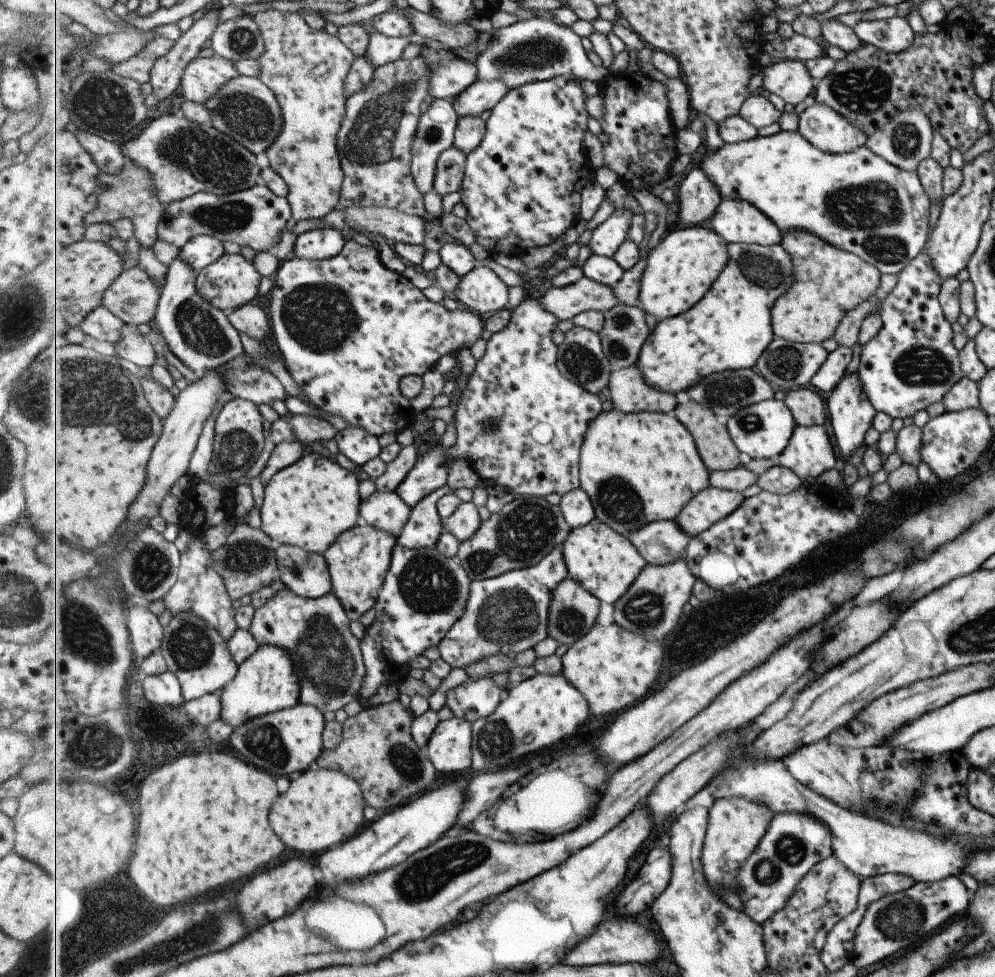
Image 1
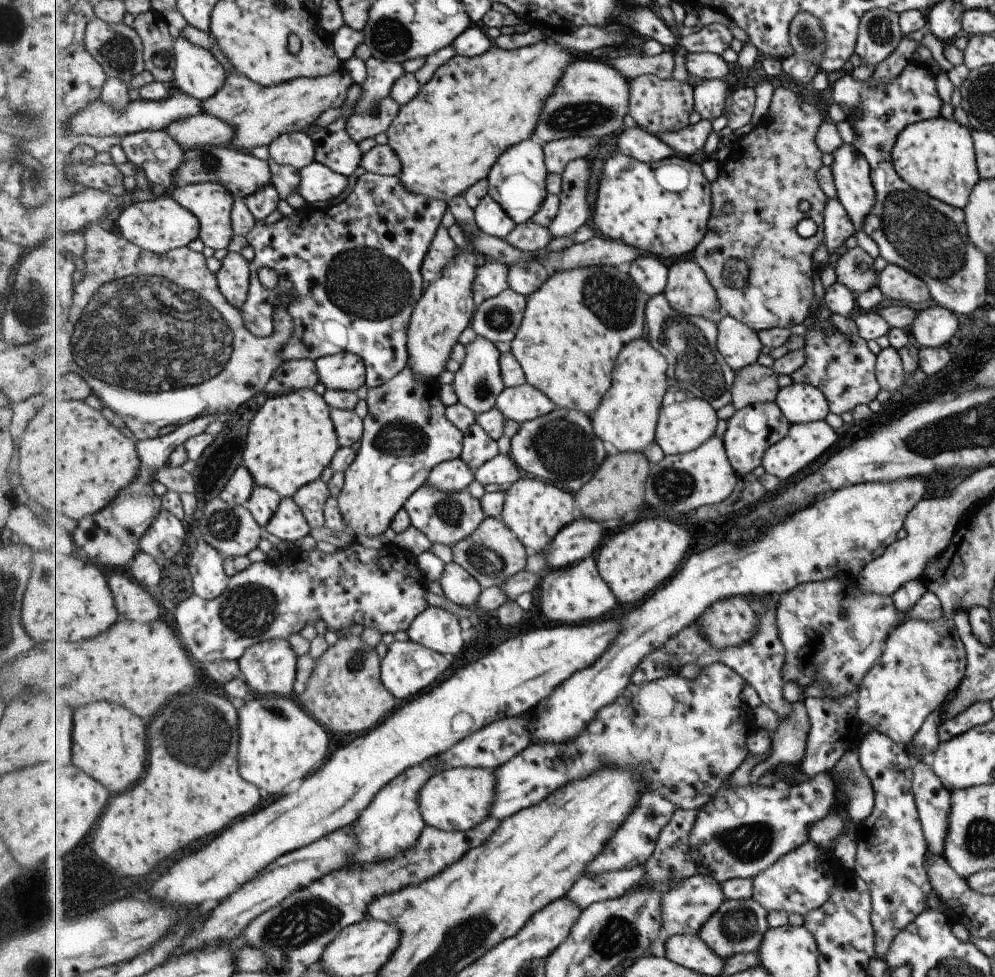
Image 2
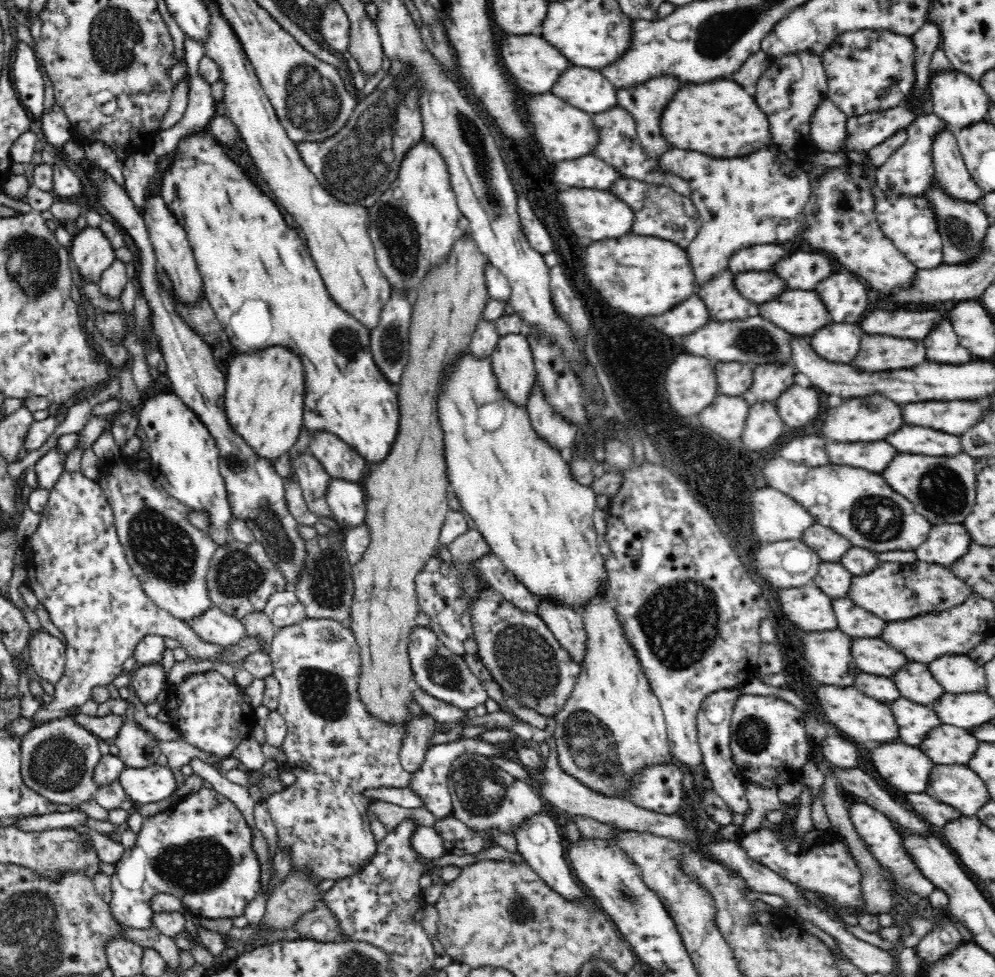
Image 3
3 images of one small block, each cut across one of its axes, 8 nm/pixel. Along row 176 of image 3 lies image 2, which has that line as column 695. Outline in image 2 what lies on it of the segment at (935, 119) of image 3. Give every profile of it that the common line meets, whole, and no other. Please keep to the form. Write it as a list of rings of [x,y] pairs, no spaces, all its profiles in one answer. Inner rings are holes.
[[[695,875],[684,880],[668,892],[664,898],[664,925],[661,934],[652,942],[653,954],[666,954],[666,942],[675,935],[698,934],[700,928],[721,908],[727,900],[722,884],[711,875]]]

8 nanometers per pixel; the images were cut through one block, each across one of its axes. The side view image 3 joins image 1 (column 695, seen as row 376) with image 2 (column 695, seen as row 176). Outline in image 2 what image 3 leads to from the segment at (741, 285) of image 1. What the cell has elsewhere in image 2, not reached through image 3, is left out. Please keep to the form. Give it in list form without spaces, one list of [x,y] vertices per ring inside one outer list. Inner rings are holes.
[[[621,152],[605,160],[602,168],[601,180],[597,190],[597,200],[593,211],[592,220],[601,236],[615,239],[638,248],[645,254],[654,254],[661,258],[679,258],[695,252],[700,242],[708,234],[709,222],[713,217],[714,196],[712,182],[705,176],[702,165],[691,162],[682,157],[675,158],[688,173],[690,187],[679,192],[669,192],[662,188],[655,178],[655,170],[668,163],[642,163],[632,156],[623,155]]]

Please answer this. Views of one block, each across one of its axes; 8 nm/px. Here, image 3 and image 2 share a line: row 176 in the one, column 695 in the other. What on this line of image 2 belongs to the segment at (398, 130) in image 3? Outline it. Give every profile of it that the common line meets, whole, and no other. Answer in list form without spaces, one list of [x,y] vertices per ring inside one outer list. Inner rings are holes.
[[[665,293],[650,297],[646,306],[647,338],[671,361],[668,380],[688,395],[708,400],[719,412],[733,402],[732,388],[737,376],[718,347],[718,324],[706,317],[677,312]]]

